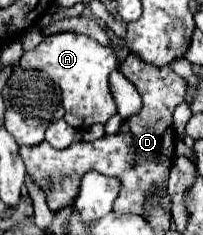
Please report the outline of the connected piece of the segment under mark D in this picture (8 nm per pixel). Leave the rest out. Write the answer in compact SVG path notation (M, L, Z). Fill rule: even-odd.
M128 55L120 65L120 71L128 81L134 83L136 91L142 97L142 111L124 119L122 129L114 135L104 135L92 143L78 141L66 149L54 149L50 143L38 143L34 147L20 147L20 157L24 159L26 169L34 175L38 185L46 191L48 207L70 205L66 201L74 201L80 191L80 179L88 171L98 171L108 177L122 179L122 191L118 193L118 201L114 203L114 213L130 213L130 215L146 215L144 203L148 195L156 189L160 205L170 213L172 197L168 195L168 173L174 159L174 127L172 113L184 101L186 81L172 71L172 67L152 67L140 61L136 55Z

